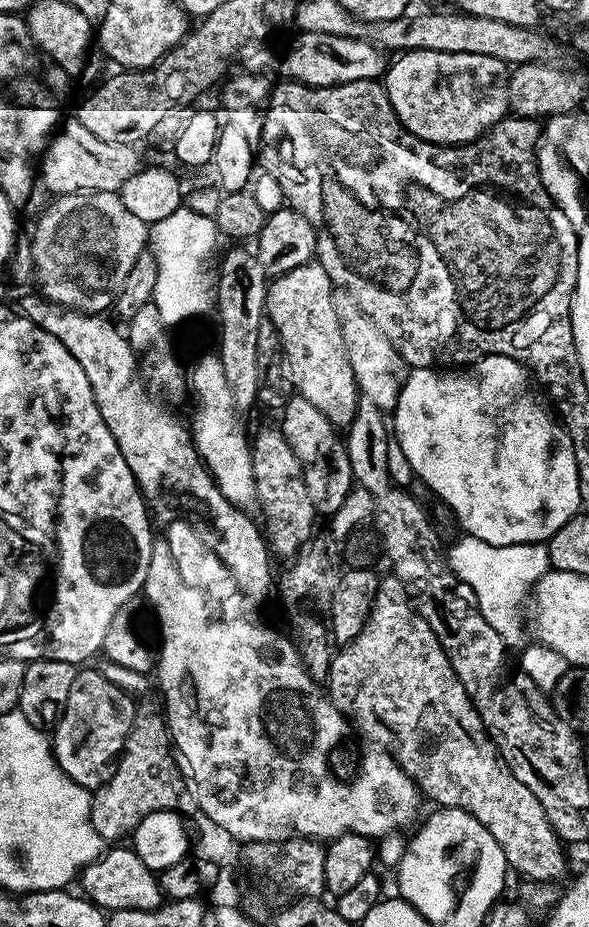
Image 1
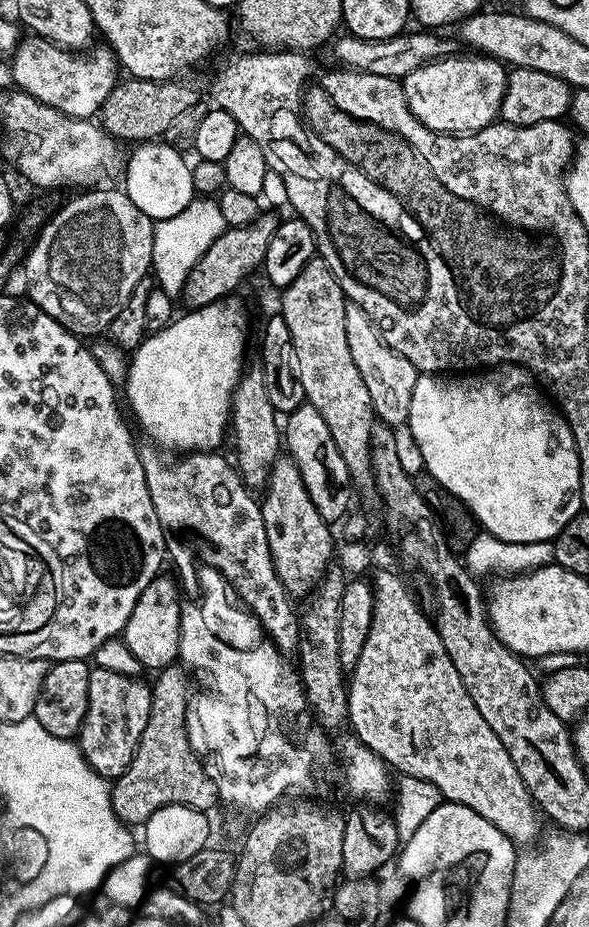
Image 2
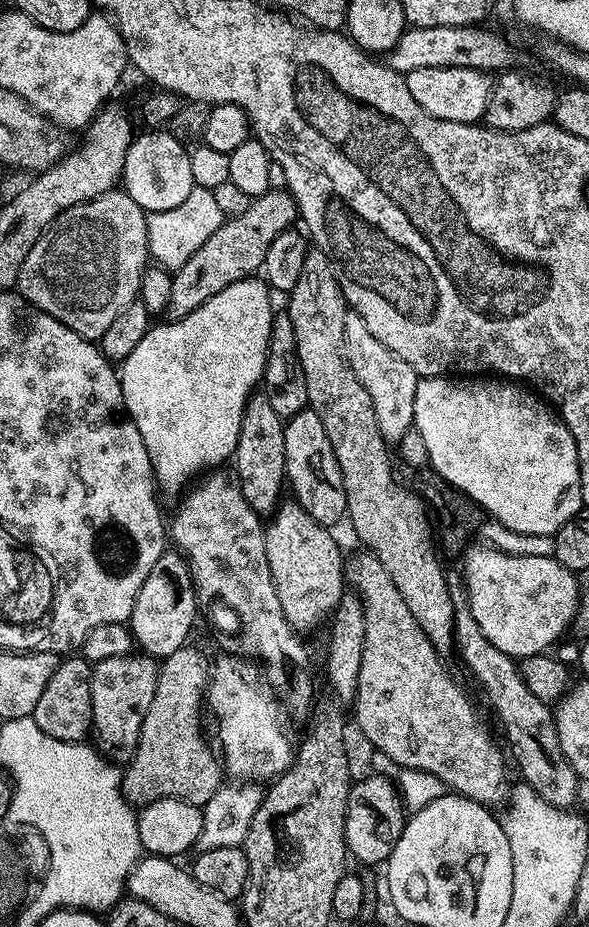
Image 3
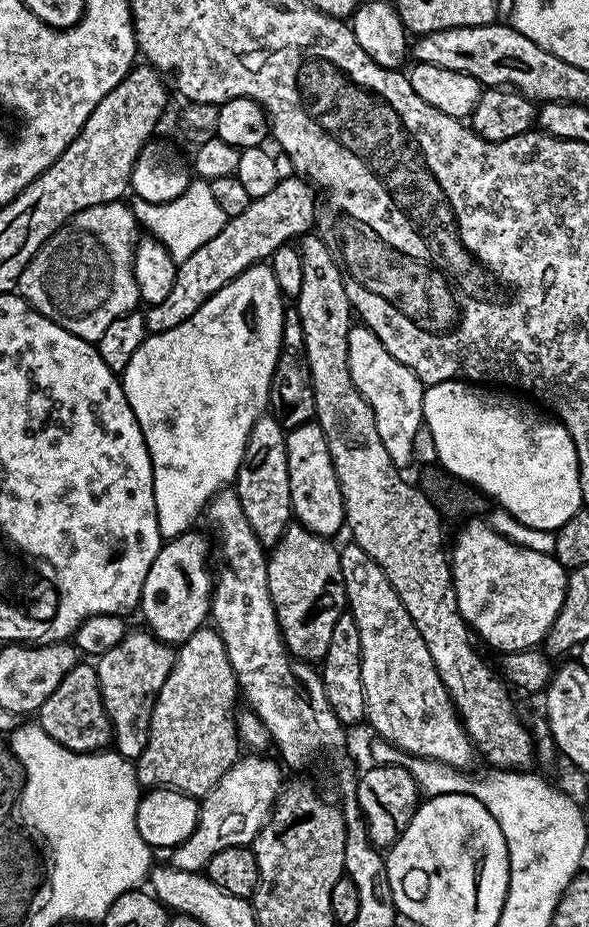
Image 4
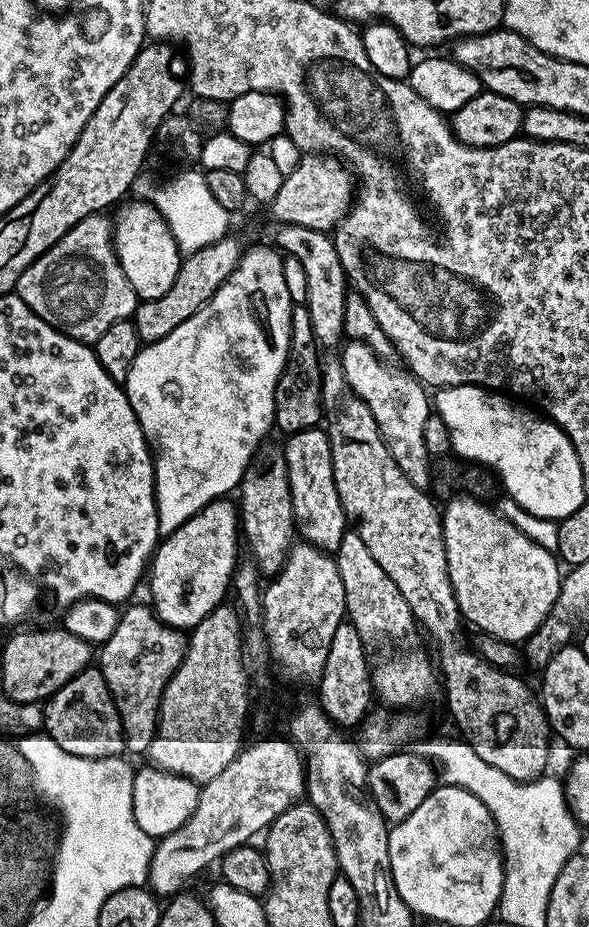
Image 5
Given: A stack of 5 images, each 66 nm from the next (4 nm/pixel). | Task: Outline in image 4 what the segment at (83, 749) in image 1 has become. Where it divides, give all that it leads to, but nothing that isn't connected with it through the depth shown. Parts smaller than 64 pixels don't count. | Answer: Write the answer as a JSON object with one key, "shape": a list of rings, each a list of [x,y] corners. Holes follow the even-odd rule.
{"shape":[[[147,630],[125,631],[122,642],[118,642],[114,650],[106,650],[106,654],[95,661],[102,702],[112,723],[114,748],[128,760],[139,760],[146,746],[156,695],[158,690],[162,690],[162,682],[166,682],[166,674],[170,674],[175,661],[173,645],[165,644]]]}

